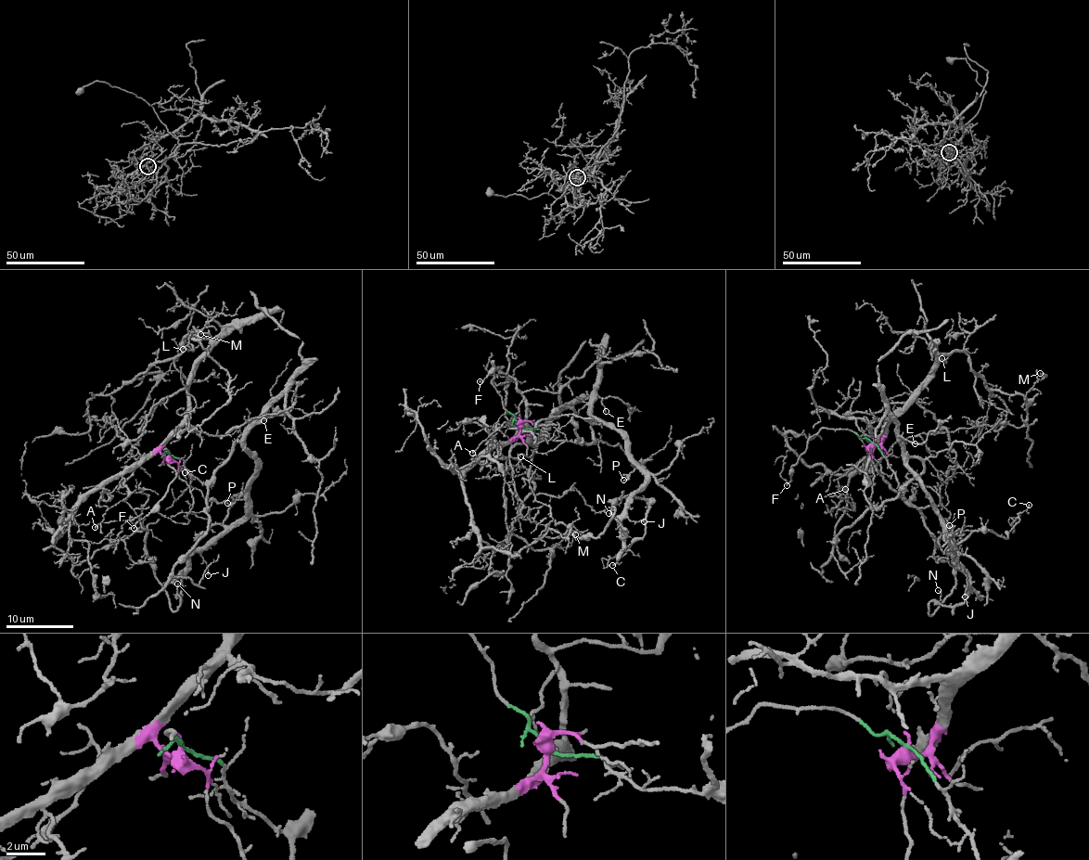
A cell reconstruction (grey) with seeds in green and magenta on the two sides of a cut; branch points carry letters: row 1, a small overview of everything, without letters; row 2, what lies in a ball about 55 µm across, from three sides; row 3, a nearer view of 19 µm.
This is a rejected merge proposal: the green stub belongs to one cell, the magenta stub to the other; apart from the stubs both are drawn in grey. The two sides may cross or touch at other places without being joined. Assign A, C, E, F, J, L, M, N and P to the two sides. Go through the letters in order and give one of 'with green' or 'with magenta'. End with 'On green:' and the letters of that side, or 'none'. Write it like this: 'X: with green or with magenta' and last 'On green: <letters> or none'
A: with magenta
C: with green
E: with green
F: with green
J: with green
L: with magenta
M: with magenta
N: with green
P: with green
On green: C, E, F, J, N, P

